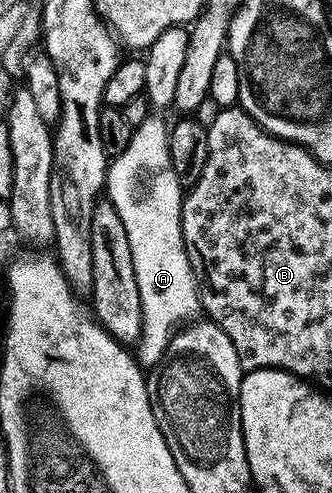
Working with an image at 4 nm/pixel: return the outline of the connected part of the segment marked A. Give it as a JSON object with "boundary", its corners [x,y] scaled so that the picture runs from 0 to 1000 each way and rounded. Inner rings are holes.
{"boundary":[[[458,237],[470,239],[446,239],[425,256],[413,254],[401,262],[392,292],[364,312],[346,314],[328,327],[319,347],[319,402],[355,430],[380,462],[392,511],[404,519],[404,560],[416,560],[416,600],[428,609],[428,673],[419,694],[407,696],[404,718],[419,740],[434,746],[467,744],[491,728],[494,708],[506,702],[524,671],[551,663],[569,649],[587,647],[608,629],[602,592],[590,586],[590,562],[578,556],[566,515],[554,509],[542,452],[542,422],[554,416],[560,385],[539,357],[515,345],[518,327],[506,314],[509,258],[500,247],[494,256],[491,243],[482,241],[491,237]],[[434,345],[470,345],[437,377],[422,371]]]}

